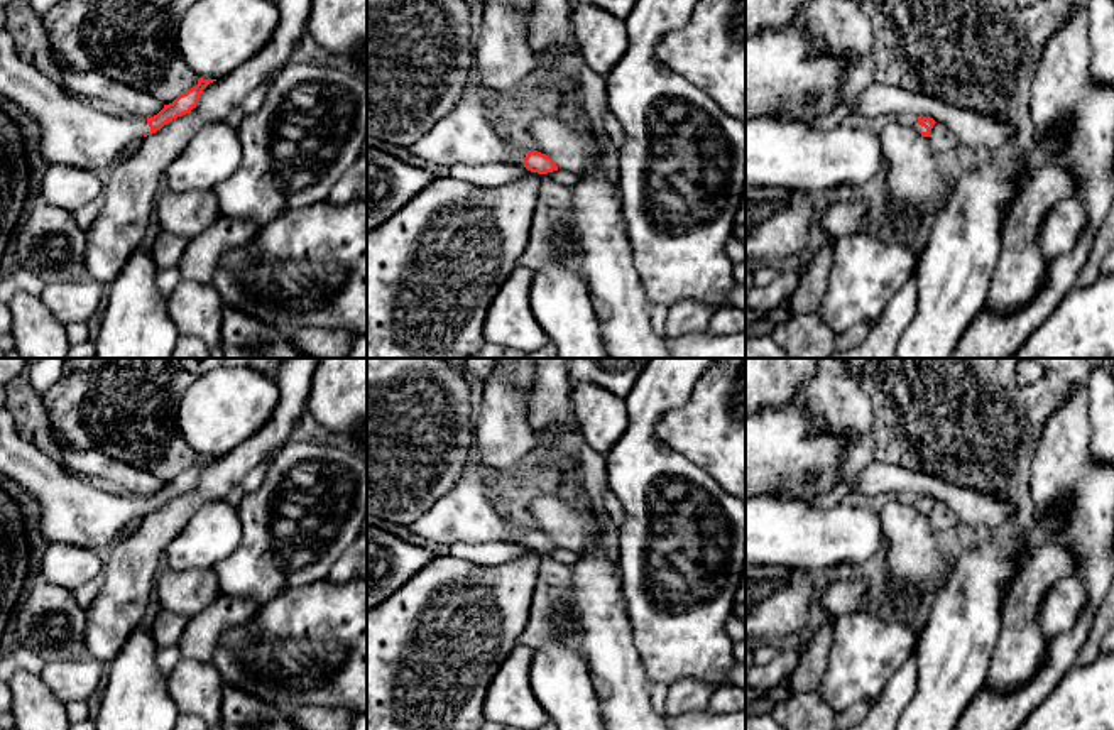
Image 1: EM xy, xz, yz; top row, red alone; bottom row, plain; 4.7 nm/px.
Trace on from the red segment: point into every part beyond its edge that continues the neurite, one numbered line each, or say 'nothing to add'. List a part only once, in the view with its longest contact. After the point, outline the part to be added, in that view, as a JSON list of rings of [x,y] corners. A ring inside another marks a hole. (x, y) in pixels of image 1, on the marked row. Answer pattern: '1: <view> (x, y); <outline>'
1: xy (80, 134); [[[7,30],[0,32],[0,95],[39,122],[42,155],[49,166],[98,172],[113,167],[134,140],[150,132],[147,118],[69,95],[20,57]]]

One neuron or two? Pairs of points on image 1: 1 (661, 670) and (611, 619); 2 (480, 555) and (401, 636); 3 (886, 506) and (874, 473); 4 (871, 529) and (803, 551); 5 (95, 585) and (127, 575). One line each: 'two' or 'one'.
1: two
2: two
3: two
4: one
5: two

